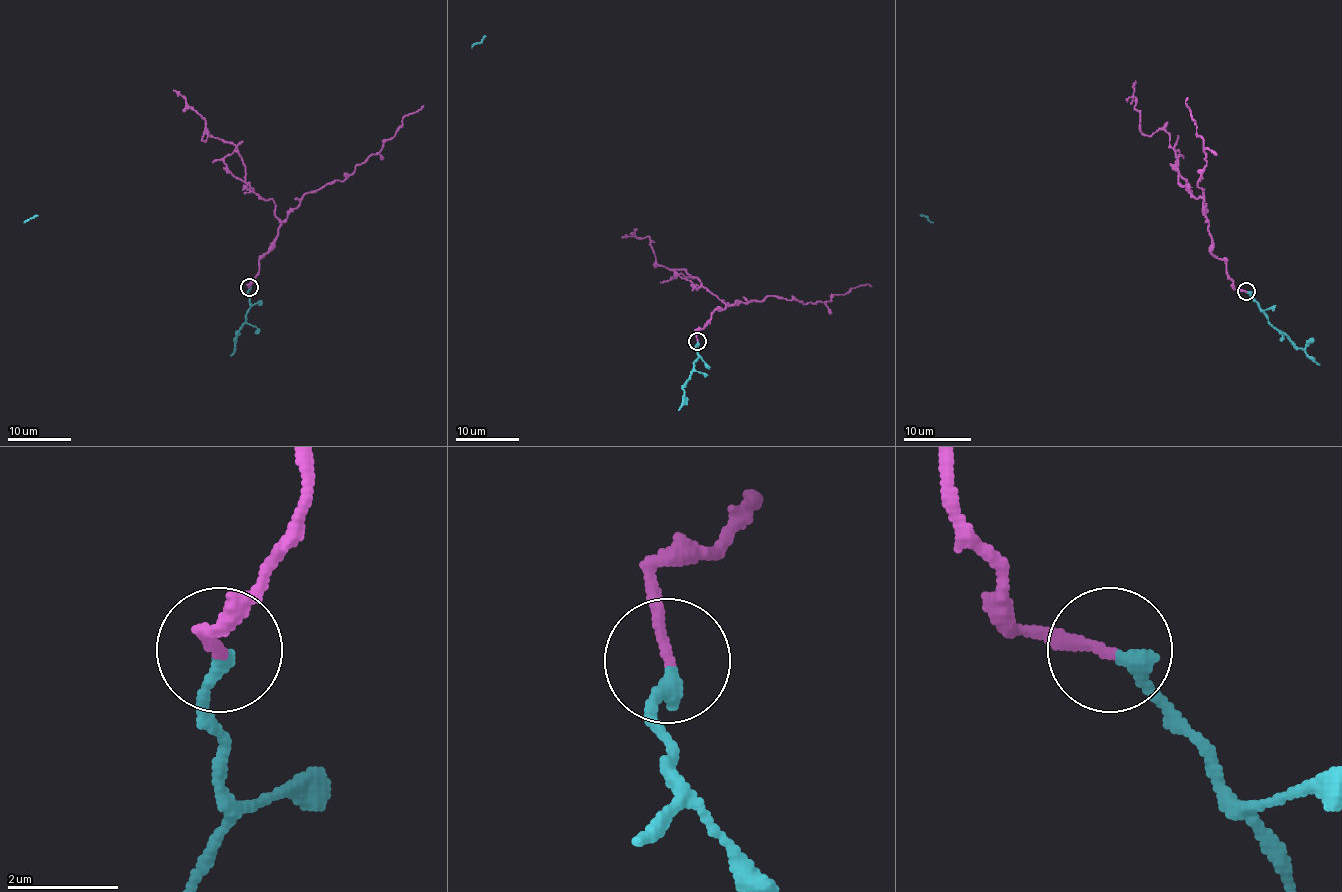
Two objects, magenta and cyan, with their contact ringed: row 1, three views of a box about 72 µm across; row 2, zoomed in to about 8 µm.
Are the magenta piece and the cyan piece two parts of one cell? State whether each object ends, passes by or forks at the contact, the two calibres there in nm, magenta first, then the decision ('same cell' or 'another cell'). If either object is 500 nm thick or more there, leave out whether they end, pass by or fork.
magenta ends | cyan ends | 190/280 nm | another cell

